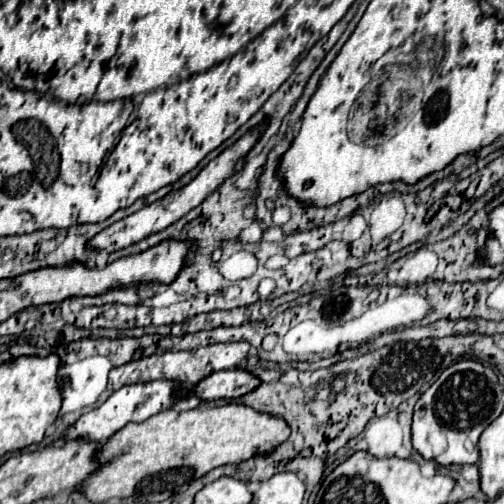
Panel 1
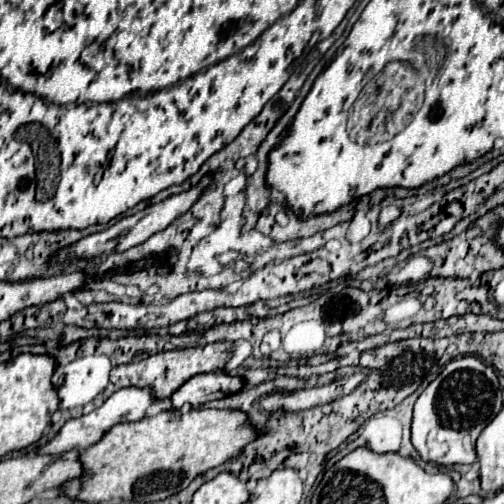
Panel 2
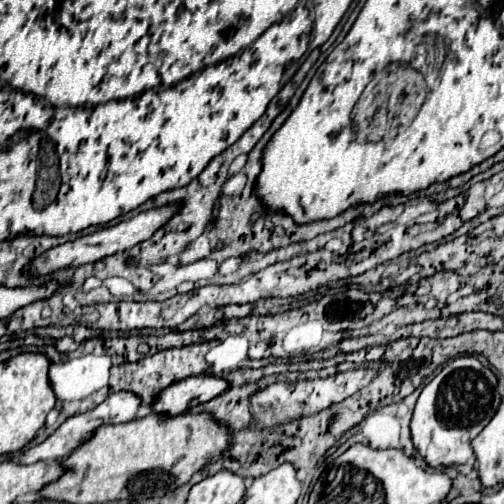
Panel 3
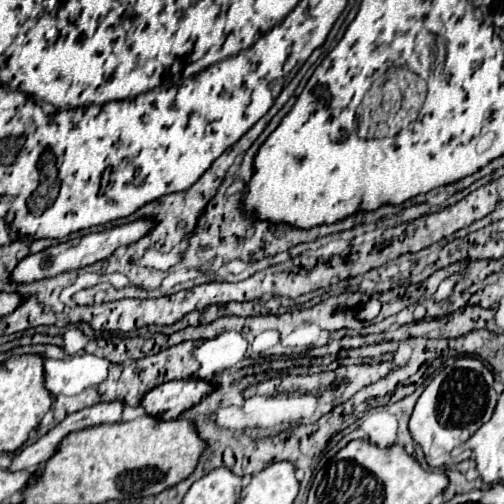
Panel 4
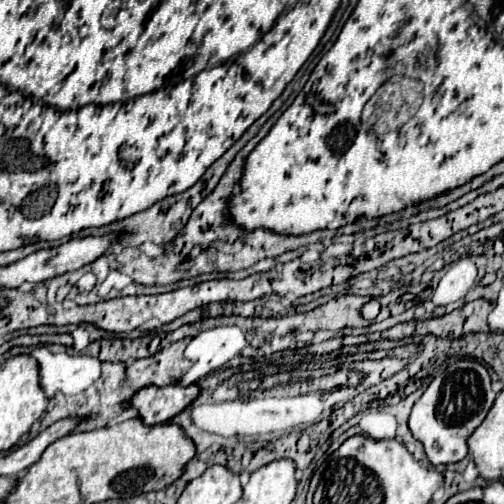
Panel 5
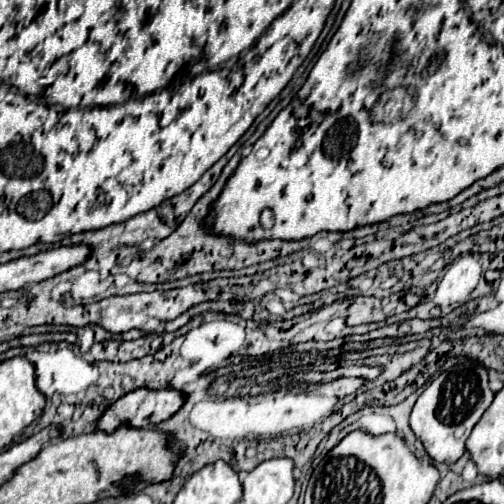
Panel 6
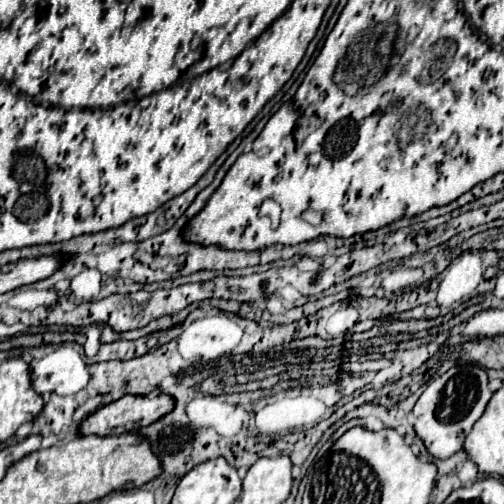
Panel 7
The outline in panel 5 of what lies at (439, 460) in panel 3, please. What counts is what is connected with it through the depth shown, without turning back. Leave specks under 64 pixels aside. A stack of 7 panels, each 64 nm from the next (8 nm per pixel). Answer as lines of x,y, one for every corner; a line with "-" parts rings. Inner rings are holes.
462,358
438,372
414,404
408,426
412,436
422,442
424,452
434,466
456,464
468,456
466,440
484,422
496,398
490,382
490,374
482,362

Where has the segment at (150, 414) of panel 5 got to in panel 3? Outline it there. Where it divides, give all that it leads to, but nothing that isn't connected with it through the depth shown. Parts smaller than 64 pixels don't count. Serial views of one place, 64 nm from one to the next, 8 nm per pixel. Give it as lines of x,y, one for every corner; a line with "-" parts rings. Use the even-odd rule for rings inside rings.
200,374
200,376
190,376
188,380
180,380
172,386
168,386
164,392
154,402
154,410
158,414
168,414
168,416
178,416
186,410
192,410
192,406
200,406
222,392
228,390
228,382
220,376
210,376
210,374

